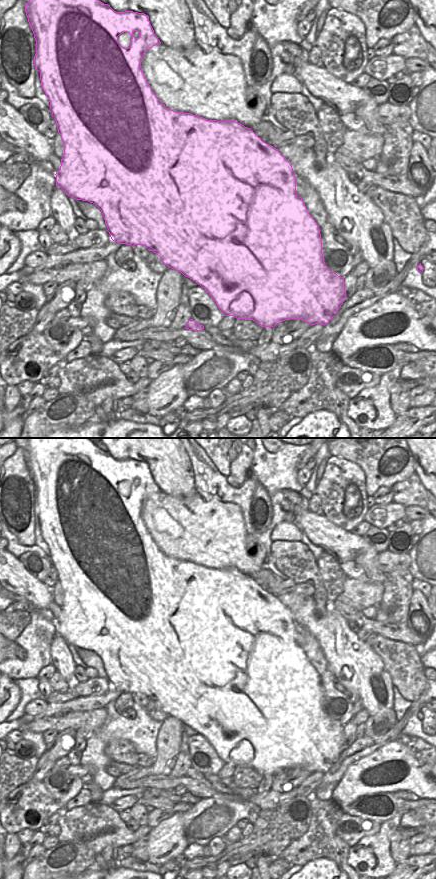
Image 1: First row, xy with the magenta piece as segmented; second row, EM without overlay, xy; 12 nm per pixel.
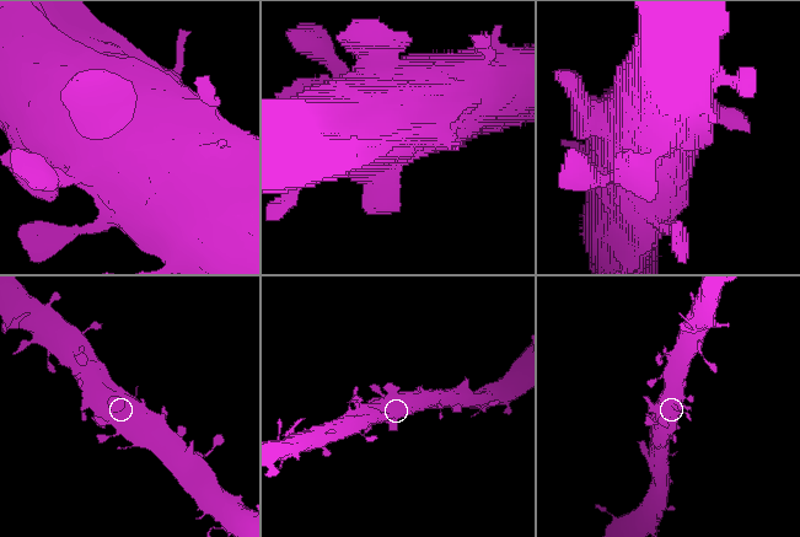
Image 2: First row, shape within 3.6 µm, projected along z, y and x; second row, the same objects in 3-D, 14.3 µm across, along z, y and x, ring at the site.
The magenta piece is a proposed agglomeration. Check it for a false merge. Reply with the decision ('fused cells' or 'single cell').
single cell

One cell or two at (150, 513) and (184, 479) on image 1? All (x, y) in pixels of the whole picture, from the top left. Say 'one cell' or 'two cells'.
two cells

